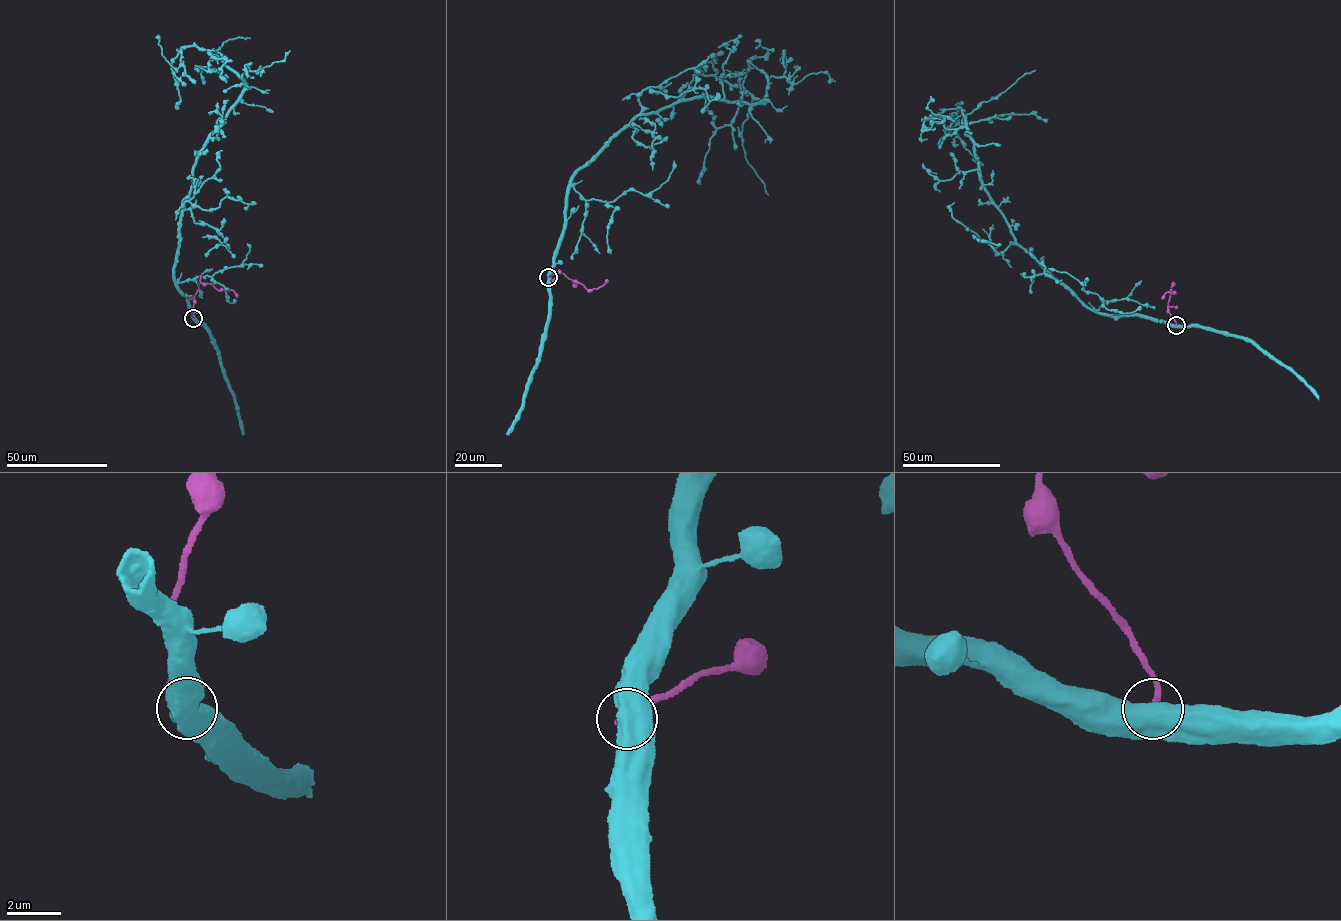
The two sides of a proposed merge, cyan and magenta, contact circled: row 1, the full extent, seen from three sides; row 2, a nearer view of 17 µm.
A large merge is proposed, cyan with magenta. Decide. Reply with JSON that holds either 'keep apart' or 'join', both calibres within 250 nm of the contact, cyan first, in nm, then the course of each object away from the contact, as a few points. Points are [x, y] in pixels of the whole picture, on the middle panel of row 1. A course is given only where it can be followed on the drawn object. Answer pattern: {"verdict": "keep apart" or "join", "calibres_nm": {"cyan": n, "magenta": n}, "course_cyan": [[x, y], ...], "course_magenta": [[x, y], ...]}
{"verdict": "keep apart", "calibres_nm": {"cyan": 750, "magenta": 240}, "course_cyan": [[548, 277], [570, 178], [630, 121], [702, 97], [765, 103], [719, 80], [710, 62], [699, 64], [698, 74]], "course_magenta": [[549, 277], [560, 272], [588, 290], [603, 285], [607, 279]]}

